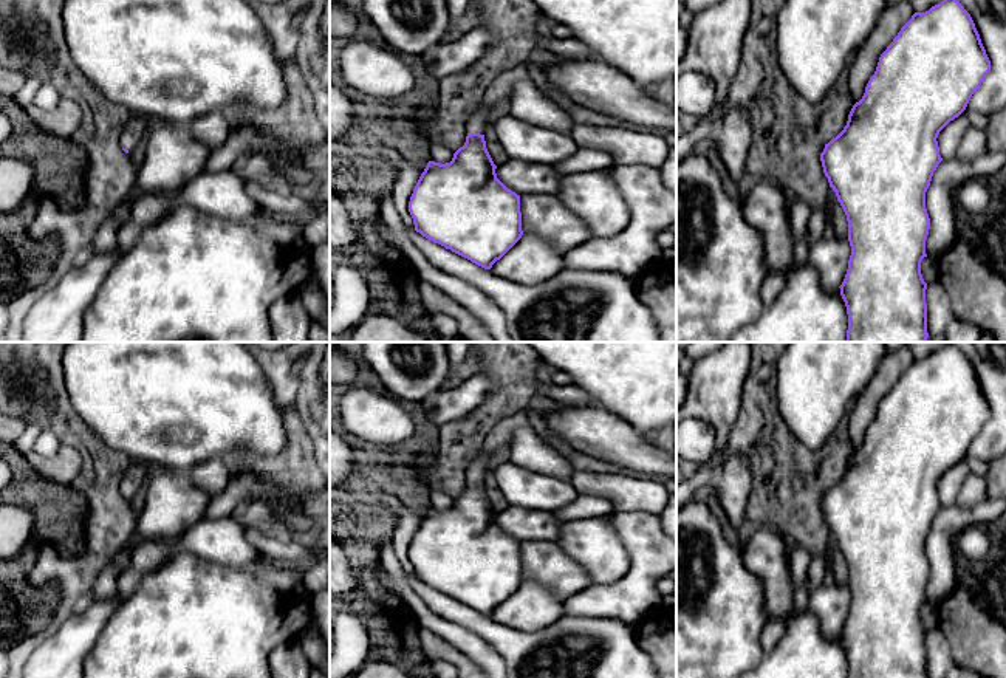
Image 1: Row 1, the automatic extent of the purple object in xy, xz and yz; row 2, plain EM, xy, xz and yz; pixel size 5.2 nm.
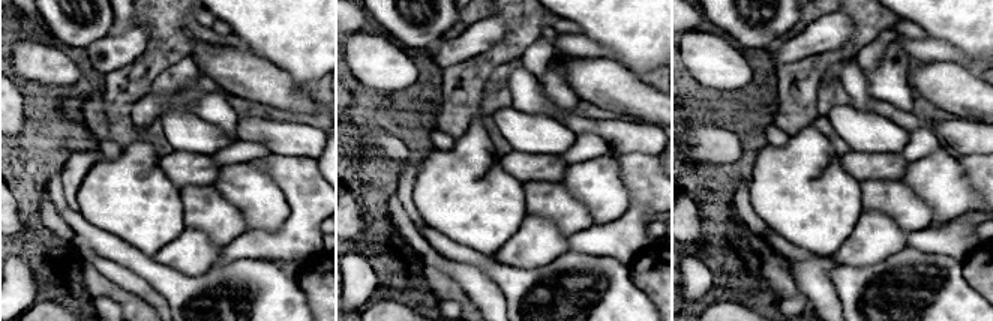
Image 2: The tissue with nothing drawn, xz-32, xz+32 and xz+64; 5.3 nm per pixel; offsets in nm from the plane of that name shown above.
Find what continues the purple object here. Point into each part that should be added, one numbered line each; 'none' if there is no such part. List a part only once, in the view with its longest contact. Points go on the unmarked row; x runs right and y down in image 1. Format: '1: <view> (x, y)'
1: xz (479, 468)

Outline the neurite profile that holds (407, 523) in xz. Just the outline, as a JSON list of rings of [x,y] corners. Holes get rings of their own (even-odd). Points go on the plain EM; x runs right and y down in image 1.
[[[407,508],[405,512],[399,515],[392,534],[390,543],[395,550],[395,556],[399,560],[404,574],[409,576],[415,576],[413,565],[409,559],[409,548],[426,512],[427,511],[413,511]]]

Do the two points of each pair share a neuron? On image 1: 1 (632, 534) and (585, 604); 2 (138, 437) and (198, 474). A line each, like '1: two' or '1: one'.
1: one
2: two

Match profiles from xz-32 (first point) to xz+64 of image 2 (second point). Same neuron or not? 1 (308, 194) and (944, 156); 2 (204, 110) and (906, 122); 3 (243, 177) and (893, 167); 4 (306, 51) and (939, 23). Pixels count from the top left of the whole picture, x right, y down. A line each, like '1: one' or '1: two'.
1: two
2: two
3: two
4: one

